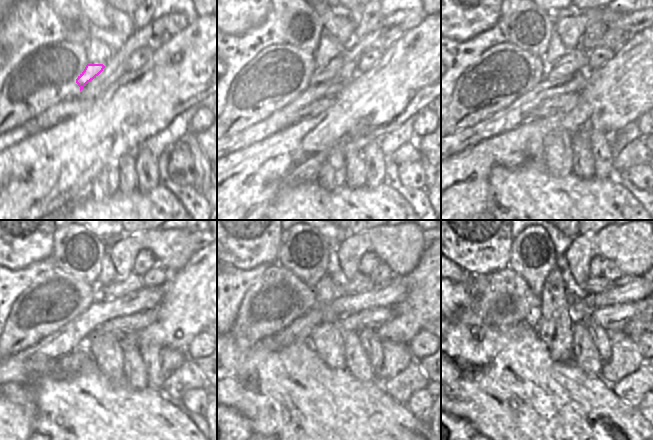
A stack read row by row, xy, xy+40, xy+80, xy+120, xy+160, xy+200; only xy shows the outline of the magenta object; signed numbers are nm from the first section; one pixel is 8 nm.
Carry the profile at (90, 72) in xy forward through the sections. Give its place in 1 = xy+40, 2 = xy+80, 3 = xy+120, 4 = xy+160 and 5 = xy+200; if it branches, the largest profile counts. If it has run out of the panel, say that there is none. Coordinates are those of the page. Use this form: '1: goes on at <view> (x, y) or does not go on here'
1: goes on at xy+40 (331, 69)
2: goes on at xy+80 (574, 60)
3: goes on at xy+120 (133, 282)
4: goes on at xy+160 (360, 283)
5: goes on at xy+200 (594, 284)

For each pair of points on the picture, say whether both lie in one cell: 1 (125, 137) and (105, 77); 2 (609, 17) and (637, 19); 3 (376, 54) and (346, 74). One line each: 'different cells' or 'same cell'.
1: different cells
2: different cells
3: different cells

